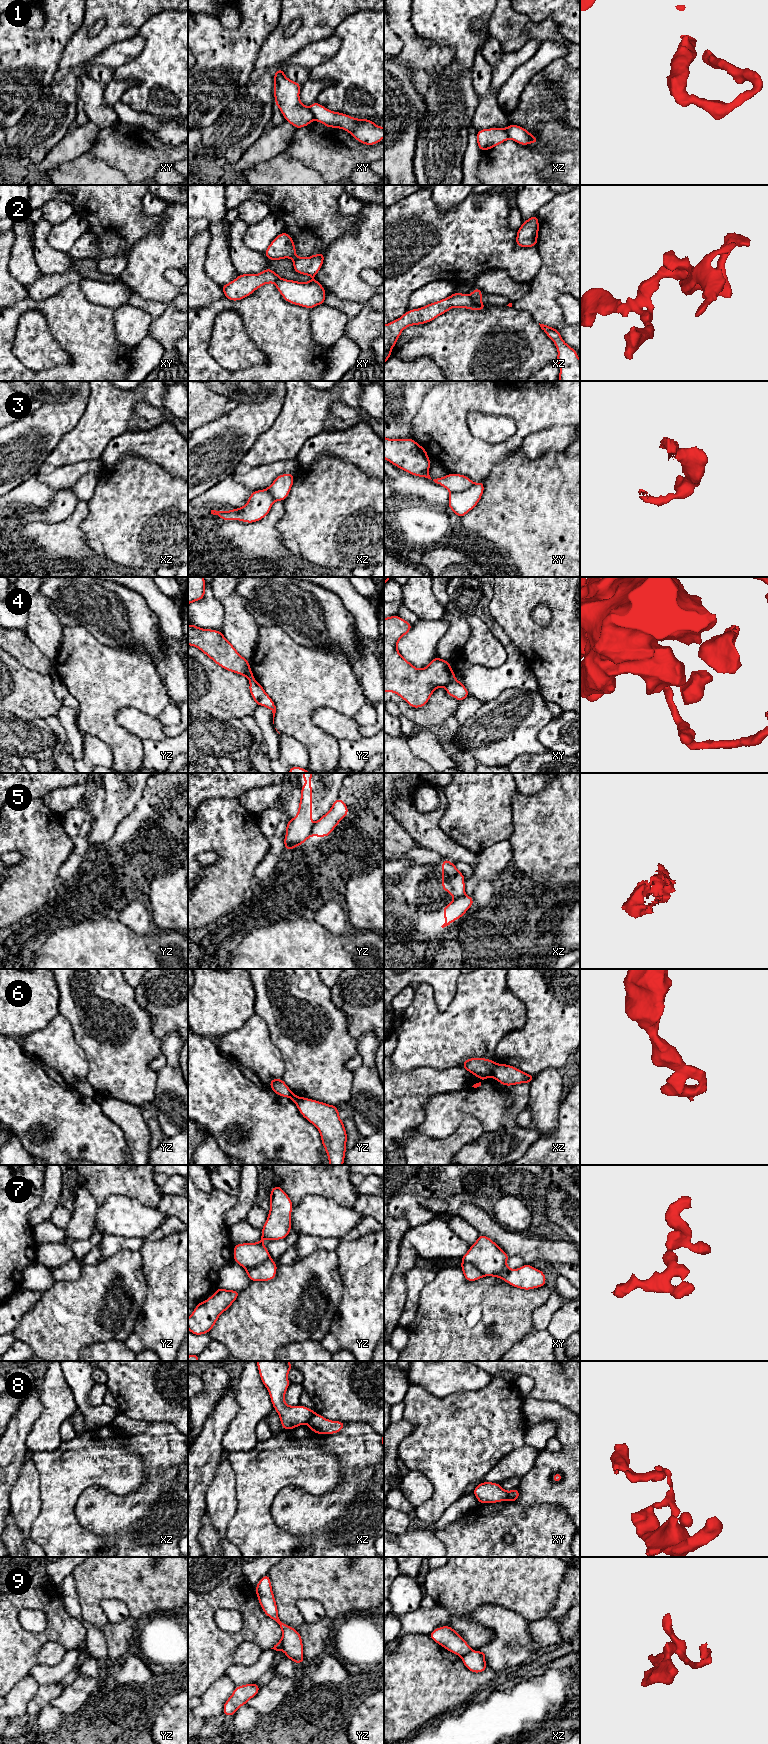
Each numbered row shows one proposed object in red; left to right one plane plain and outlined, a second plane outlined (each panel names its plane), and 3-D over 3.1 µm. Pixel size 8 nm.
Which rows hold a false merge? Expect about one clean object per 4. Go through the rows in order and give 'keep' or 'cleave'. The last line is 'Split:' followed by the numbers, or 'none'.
1: cleave
2: cleave
3: cleave
4: cleave
5: cleave
6: cleave
7: cleave
8: cleave
9: cleave
Split: 1, 2, 3, 4, 5, 6, 7, 8, 9

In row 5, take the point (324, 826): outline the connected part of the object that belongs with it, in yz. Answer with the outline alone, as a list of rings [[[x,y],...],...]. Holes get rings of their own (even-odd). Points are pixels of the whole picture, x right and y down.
[[[339,797],[333,802],[330,810],[320,817],[313,825],[312,831],[308,839],[314,835],[315,837],[327,837],[331,835],[333,829],[339,825],[339,822],[345,818],[349,810],[346,803]]]

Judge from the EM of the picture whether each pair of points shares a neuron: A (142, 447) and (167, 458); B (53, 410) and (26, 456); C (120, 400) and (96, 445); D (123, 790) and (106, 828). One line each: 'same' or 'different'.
A: same
B: same
C: same
D: same

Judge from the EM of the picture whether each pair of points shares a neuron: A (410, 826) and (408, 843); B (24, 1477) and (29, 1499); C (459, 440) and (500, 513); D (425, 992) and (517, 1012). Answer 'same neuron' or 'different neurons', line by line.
A: different neurons
B: same neuron
C: different neurons
D: same neuron

